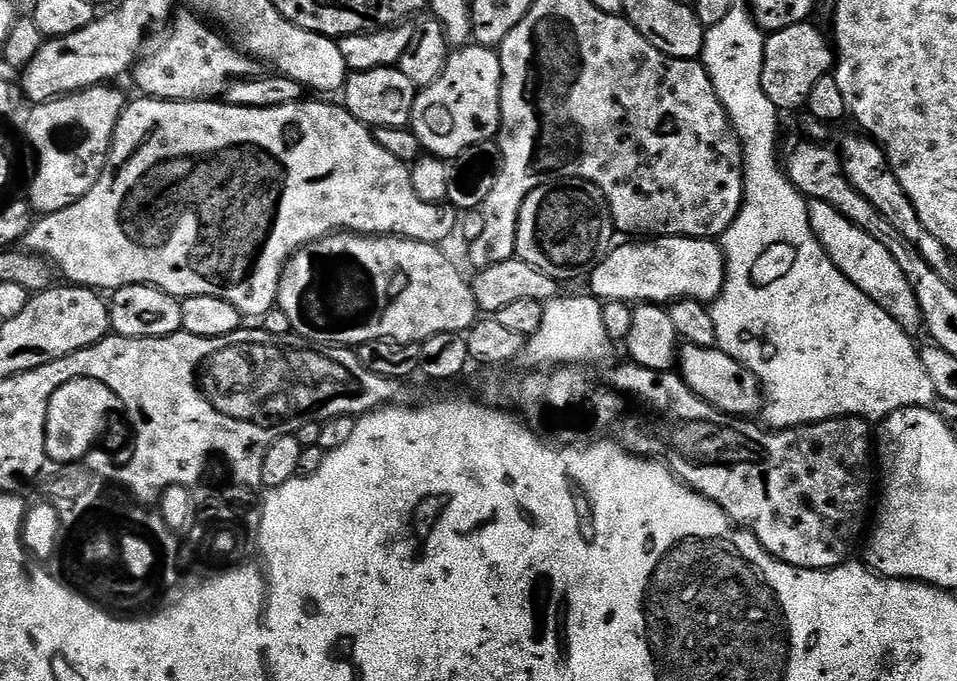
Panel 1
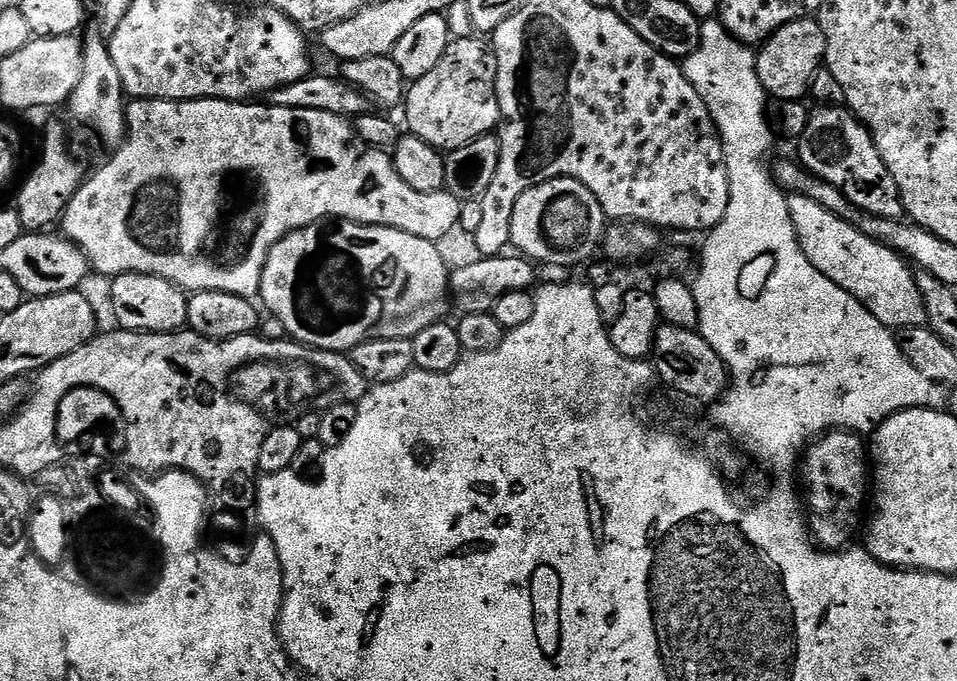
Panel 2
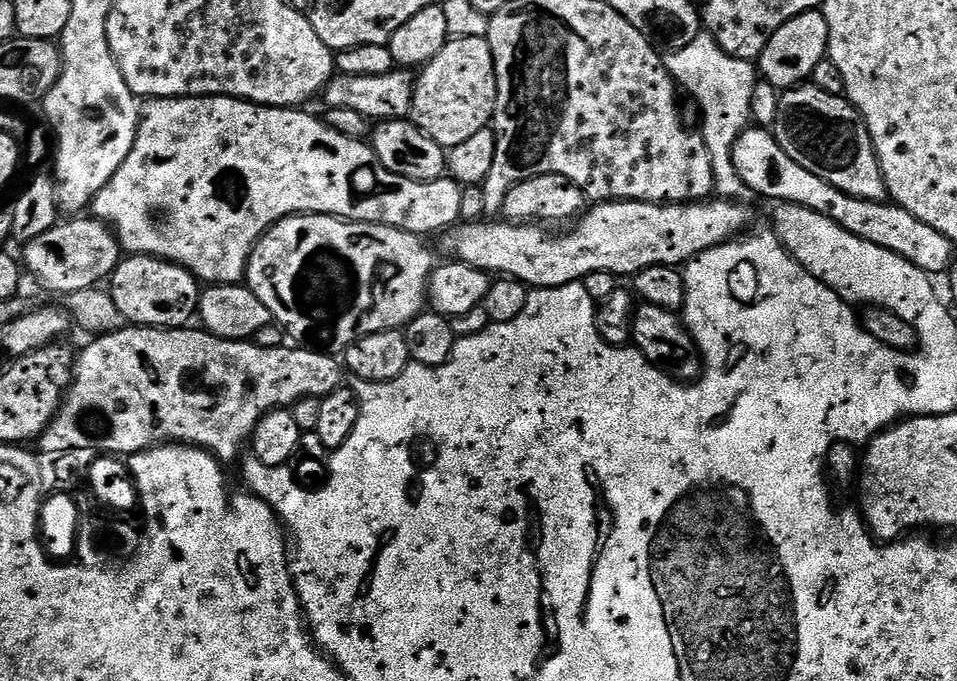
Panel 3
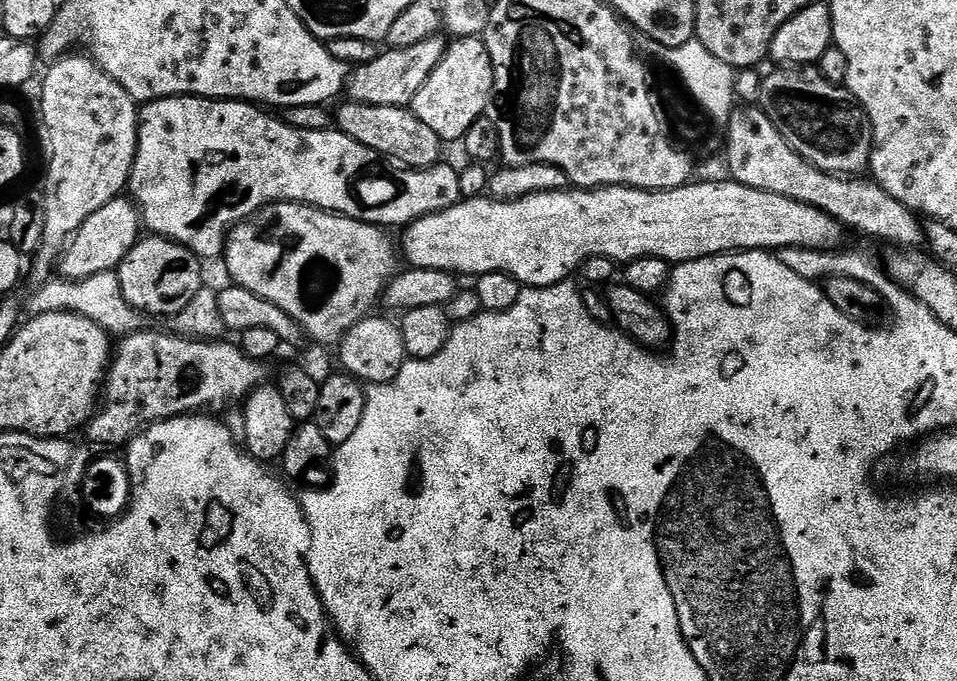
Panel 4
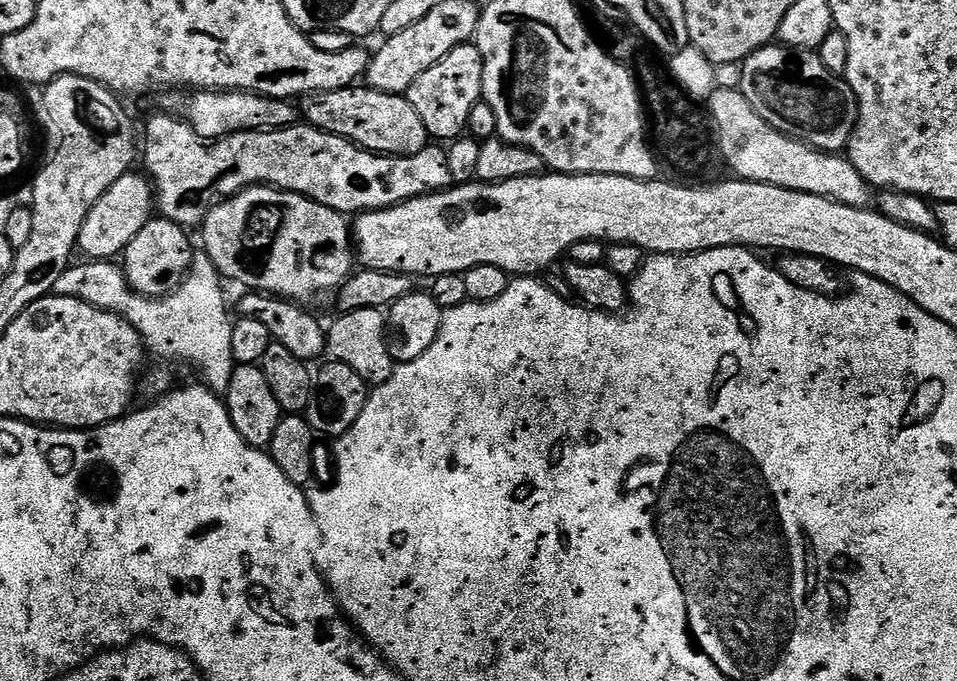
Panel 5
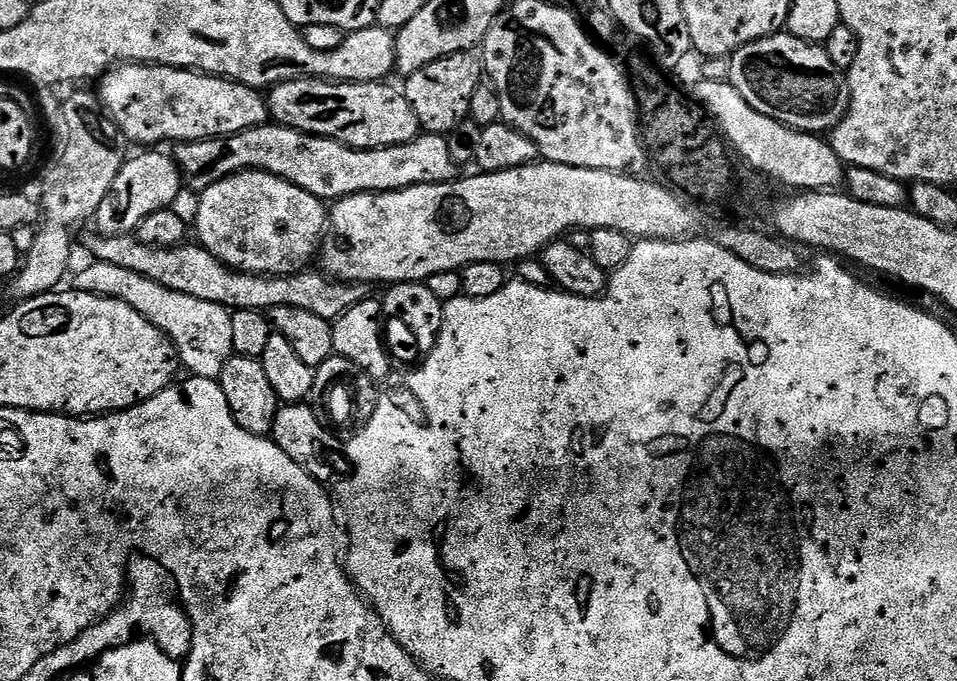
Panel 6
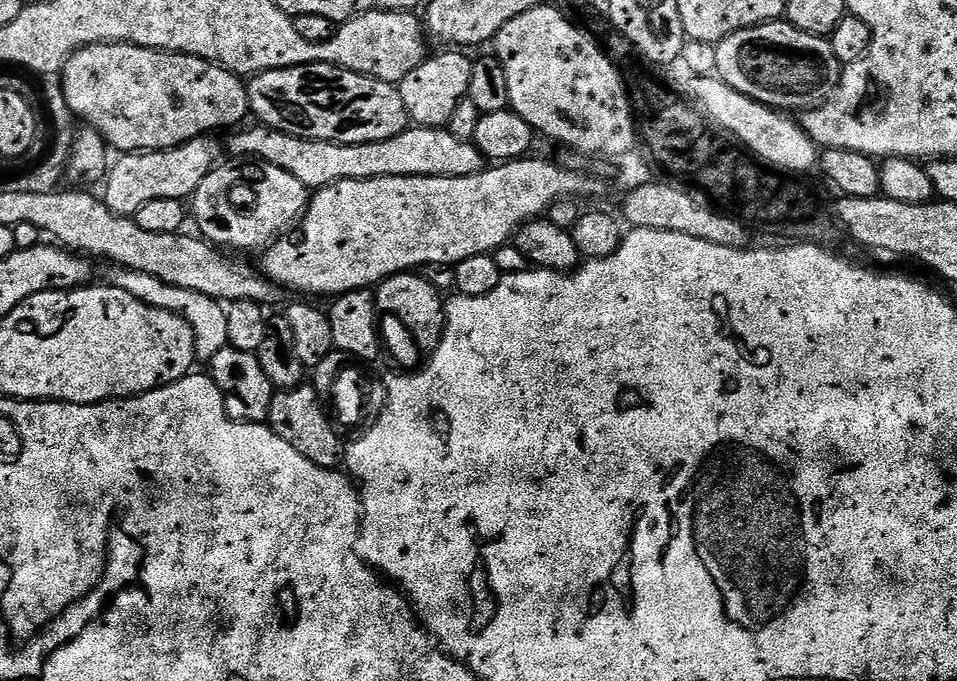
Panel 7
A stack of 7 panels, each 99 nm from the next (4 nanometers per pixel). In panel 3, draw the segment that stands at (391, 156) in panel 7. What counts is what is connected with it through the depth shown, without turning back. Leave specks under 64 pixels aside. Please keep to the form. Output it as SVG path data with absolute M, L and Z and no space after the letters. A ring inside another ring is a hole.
M177 96L175 100L148 100L140 113L140 125L136 131L136 141L118 174L98 193L90 205L90 212L97 220L103 220L120 241L125 253L137 256L156 256L159 260L168 260L172 264L190 270L197 280L205 285L239 284L245 279L248 270L248 259L252 248L264 237L269 228L285 220L288 216L338 216L342 220L355 220L358 224L385 224L403 232L413 232L418 237L428 238L431 232L443 233L451 229L460 220L462 194L464 188L458 181L441 178L434 182L418 182L402 178L386 170L376 157L376 151L364 140L355 140L346 134L338 134L323 119L320 120L300 108L267 108L264 104L252 104L248 100L236 100L233 96Z

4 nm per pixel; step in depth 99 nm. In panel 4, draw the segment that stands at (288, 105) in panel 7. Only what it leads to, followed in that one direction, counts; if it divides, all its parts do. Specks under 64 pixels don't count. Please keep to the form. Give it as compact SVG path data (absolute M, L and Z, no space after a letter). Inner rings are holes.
M344 102L340 109L335 109L334 124L339 131L354 138L354 142L374 150L381 158L387 158L397 165L406 168L429 168L441 163L442 141L438 134L434 134L434 130L430 130L430 126L422 123L422 118L418 118L411 107L370 106Z

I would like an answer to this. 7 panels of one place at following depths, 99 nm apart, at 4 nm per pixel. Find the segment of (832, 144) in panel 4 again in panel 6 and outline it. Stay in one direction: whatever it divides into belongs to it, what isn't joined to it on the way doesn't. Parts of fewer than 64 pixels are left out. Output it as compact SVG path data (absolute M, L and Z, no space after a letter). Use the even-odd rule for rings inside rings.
M781 30L772 36L750 42L742 46L727 61L728 73L726 79L729 84L758 110L758 114L766 114L766 118L774 118L787 128L796 132L811 132L813 134L828 134L842 122L850 106L850 90L848 78L839 72L830 62L830 54L826 54L823 46L811 44L802 38L794 38L787 30Z

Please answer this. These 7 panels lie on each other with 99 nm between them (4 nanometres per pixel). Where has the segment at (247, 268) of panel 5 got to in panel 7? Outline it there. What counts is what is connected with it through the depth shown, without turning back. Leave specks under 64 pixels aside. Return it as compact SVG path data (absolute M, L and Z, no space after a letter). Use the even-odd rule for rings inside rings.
M228 158L217 163L206 178L202 178L202 186L190 197L190 212L196 215L199 235L213 246L221 249L237 248L240 252L263 250L268 245L285 235L303 217L308 208L310 190L294 174L286 174L282 166L274 166L265 160L255 158Z

